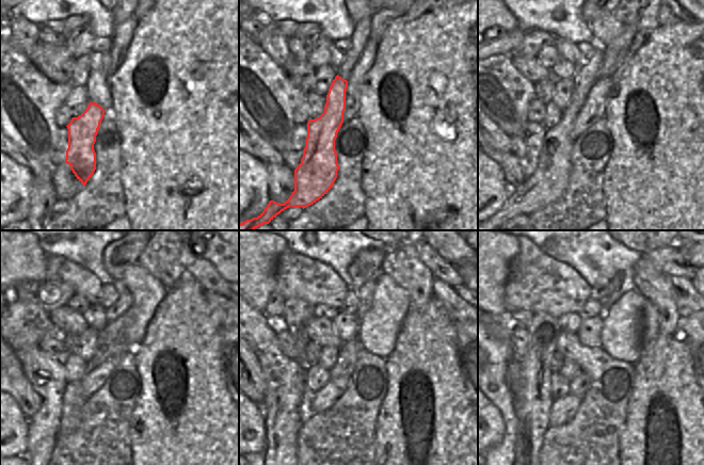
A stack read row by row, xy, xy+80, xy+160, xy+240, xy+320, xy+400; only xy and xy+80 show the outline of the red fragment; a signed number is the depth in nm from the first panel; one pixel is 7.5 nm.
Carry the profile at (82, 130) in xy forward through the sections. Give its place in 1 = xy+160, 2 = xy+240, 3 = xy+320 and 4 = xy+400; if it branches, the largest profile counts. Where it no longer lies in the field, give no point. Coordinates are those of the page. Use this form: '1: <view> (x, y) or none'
1: xy+160 (549, 180)
2: xy+240 (74, 400)
3: xy+320 (365, 293)
4: xy+400 (616, 282)

